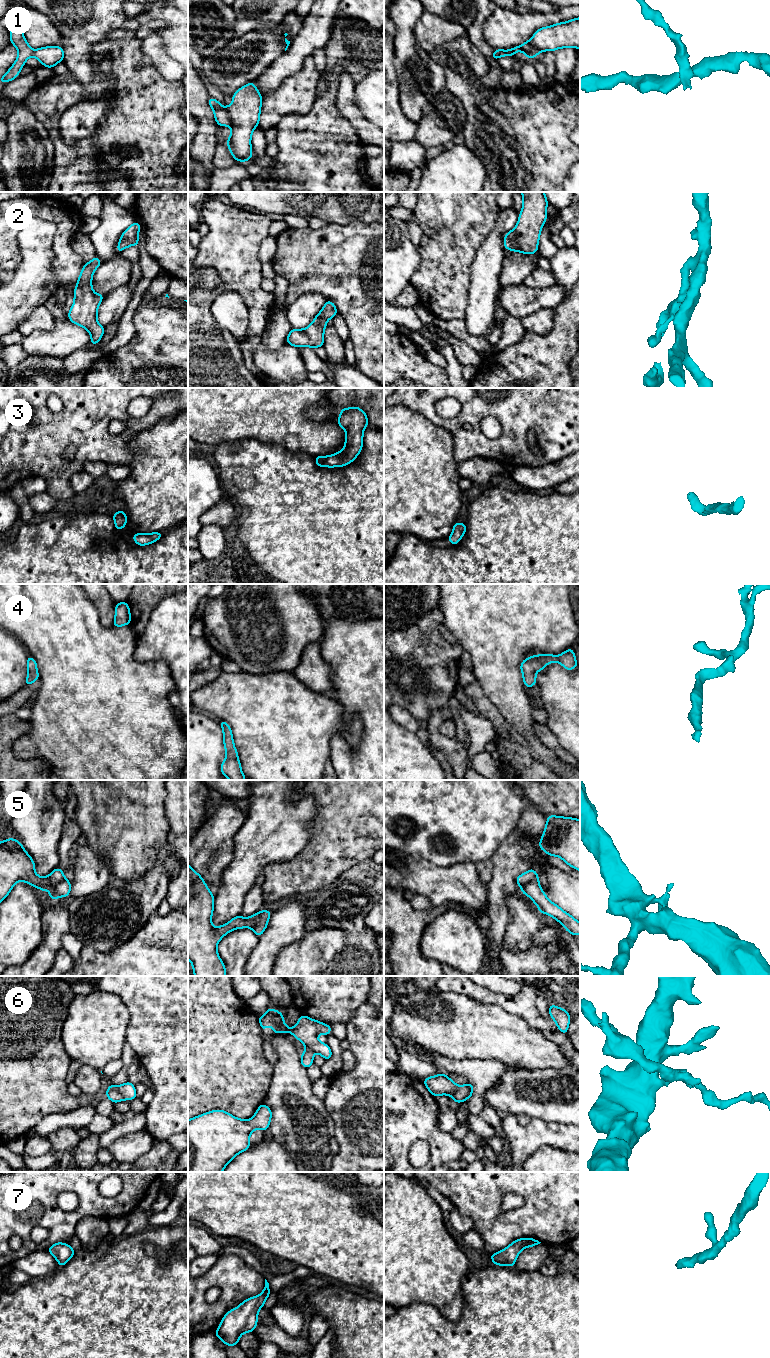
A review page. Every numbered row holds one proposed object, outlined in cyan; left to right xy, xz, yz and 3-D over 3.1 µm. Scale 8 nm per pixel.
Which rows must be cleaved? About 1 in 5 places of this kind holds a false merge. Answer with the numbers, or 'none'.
1, 5, 6

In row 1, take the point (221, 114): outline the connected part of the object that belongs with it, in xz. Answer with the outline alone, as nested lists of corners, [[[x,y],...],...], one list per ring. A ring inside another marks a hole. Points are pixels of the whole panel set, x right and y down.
[[[209,98],[208,104],[214,111],[214,117],[217,125],[219,126],[230,126],[230,117],[227,108],[223,107],[219,101],[214,98]]]

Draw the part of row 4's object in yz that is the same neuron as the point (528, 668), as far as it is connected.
[[[573,648],[564,651],[559,656],[552,654],[530,656],[523,660],[520,665],[524,685],[527,688],[534,686],[537,683],[536,673],[545,669],[548,663],[554,662],[559,662],[566,670],[574,670],[578,665]]]

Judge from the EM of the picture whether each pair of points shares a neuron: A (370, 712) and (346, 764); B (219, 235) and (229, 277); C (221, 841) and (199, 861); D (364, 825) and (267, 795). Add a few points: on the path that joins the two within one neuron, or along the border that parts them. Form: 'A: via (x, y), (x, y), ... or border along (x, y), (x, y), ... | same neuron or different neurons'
A: via (370, 725), (370, 742), (359, 753) | same neuron
B: via (229, 245), (229, 267) | same neuron
C: via (216, 844), (204, 856) | same neuron
D: border along (306, 795), (316, 803), (309, 833) | different neurons

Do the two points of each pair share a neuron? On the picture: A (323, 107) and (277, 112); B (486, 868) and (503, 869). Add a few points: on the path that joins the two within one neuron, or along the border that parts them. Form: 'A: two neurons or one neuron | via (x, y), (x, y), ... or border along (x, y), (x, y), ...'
A: two neurons | border along (317, 95), (309, 110), (288, 114)
B: two neurons | border along (491, 859), (493, 865), (492, 878), (487, 884)

